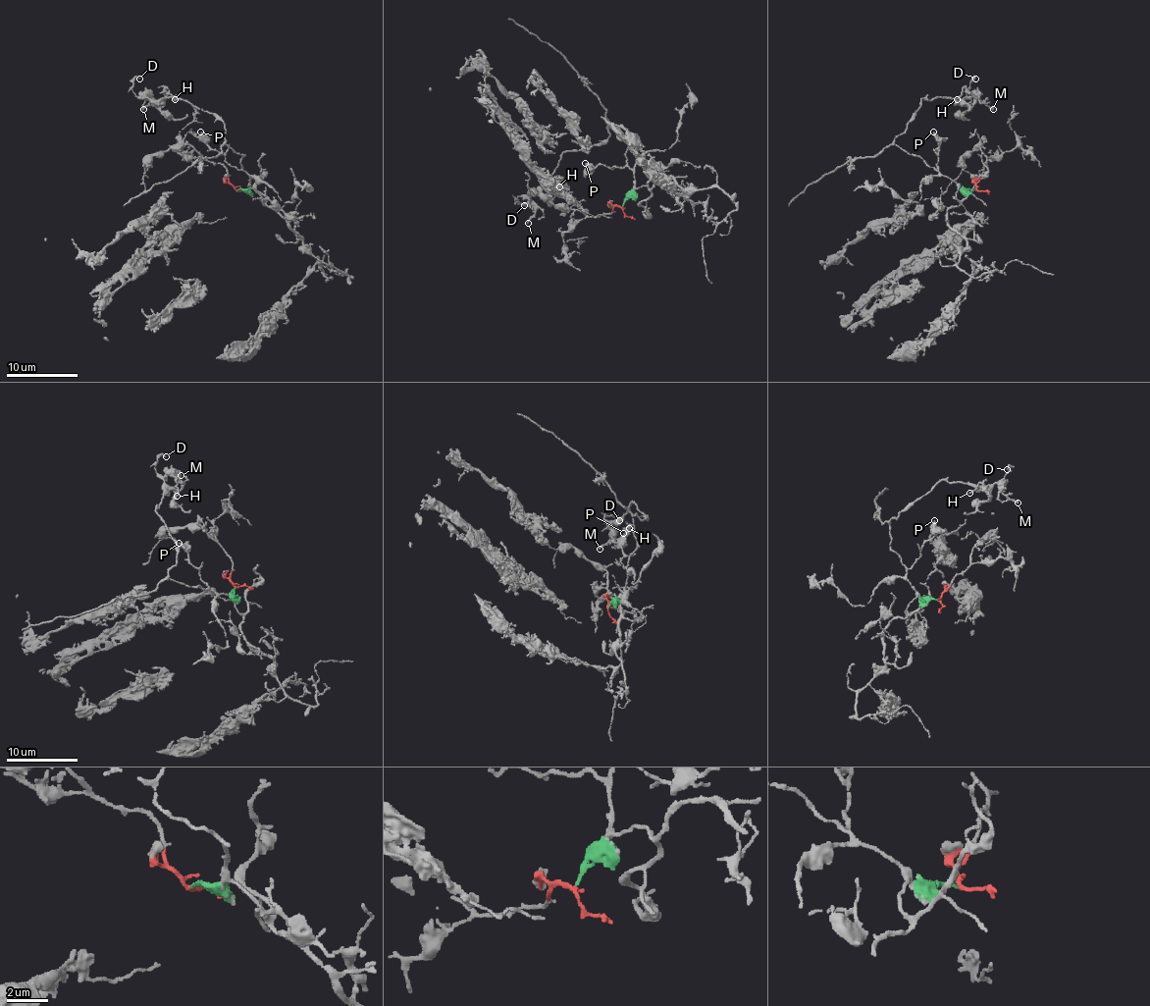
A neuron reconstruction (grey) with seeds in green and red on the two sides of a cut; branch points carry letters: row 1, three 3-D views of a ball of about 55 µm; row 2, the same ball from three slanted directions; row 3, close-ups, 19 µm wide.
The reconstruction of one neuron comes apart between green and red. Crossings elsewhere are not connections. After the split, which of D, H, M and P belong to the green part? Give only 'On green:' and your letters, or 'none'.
On green: D, H, M, P

